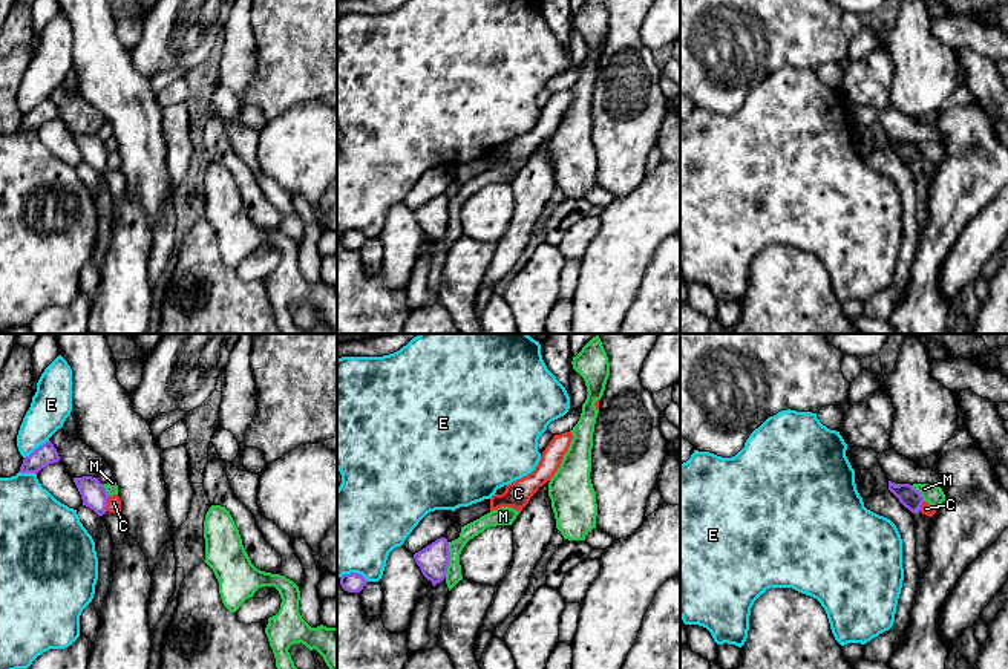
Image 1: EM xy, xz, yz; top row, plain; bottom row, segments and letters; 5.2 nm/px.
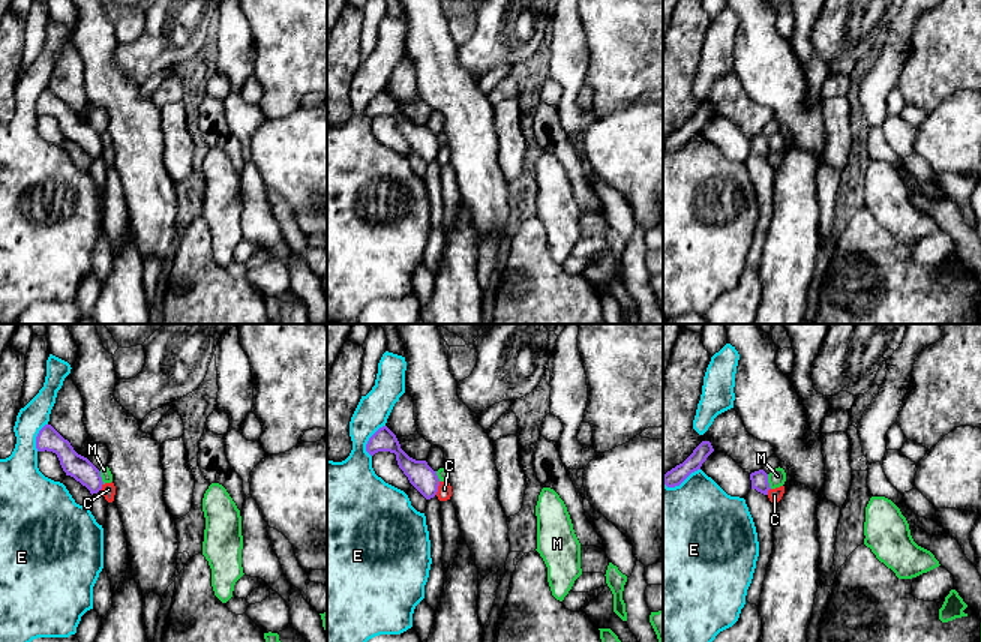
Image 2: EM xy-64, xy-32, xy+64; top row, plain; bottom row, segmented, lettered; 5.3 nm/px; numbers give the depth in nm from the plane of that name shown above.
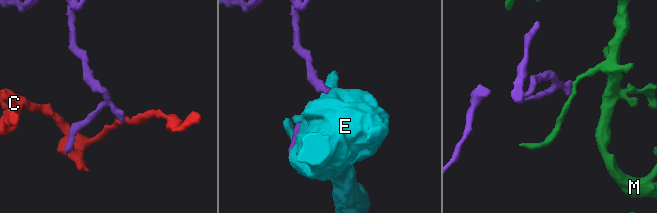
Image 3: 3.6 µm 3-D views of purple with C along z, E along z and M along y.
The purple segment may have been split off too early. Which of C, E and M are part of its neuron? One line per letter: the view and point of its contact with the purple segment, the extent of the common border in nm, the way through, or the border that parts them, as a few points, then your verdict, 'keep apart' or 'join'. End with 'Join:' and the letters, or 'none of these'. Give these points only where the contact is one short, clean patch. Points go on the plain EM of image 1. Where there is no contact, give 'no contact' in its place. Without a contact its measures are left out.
C: contact xy (106, 161); length 80 nm; keep apart
E: contact xy (36, 106); length 160 nm; keep apart
M: contact xz (448, 216); length 190 nm; keep apart
Join: none of these

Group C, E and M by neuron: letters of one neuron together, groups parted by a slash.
C / E / M

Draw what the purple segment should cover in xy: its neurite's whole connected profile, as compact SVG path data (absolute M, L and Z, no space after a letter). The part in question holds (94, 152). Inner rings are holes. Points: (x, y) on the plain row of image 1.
M92 133L74 135L74 139L81 152L83 162L104 175L113 201L121 202L126 196L127 178L121 170L109 170L106 167L109 152L104 141Z

